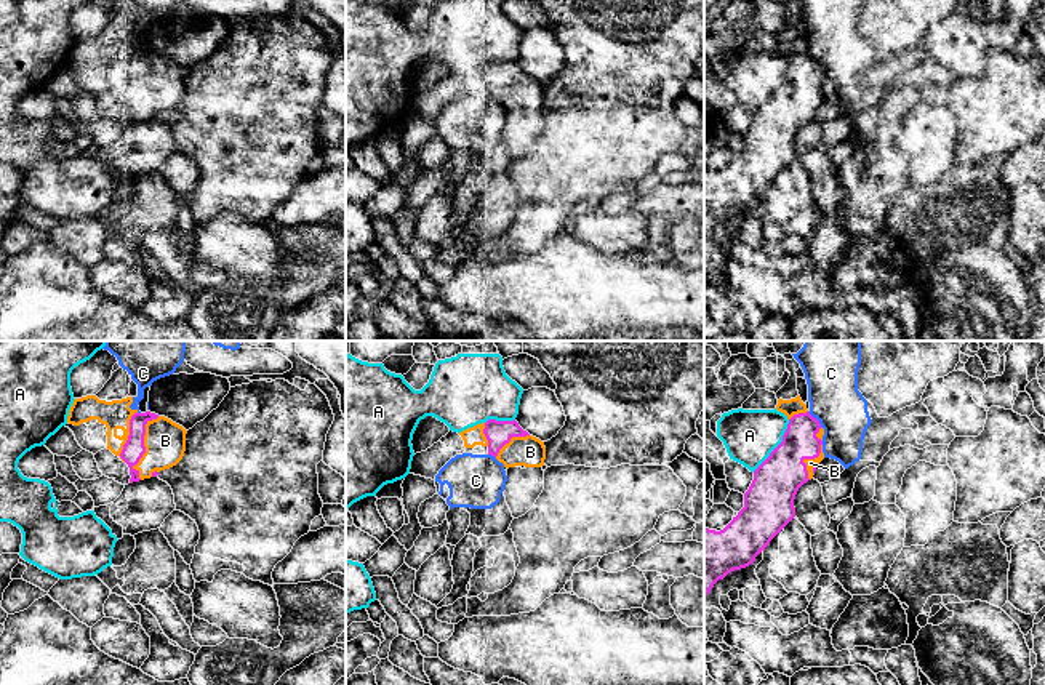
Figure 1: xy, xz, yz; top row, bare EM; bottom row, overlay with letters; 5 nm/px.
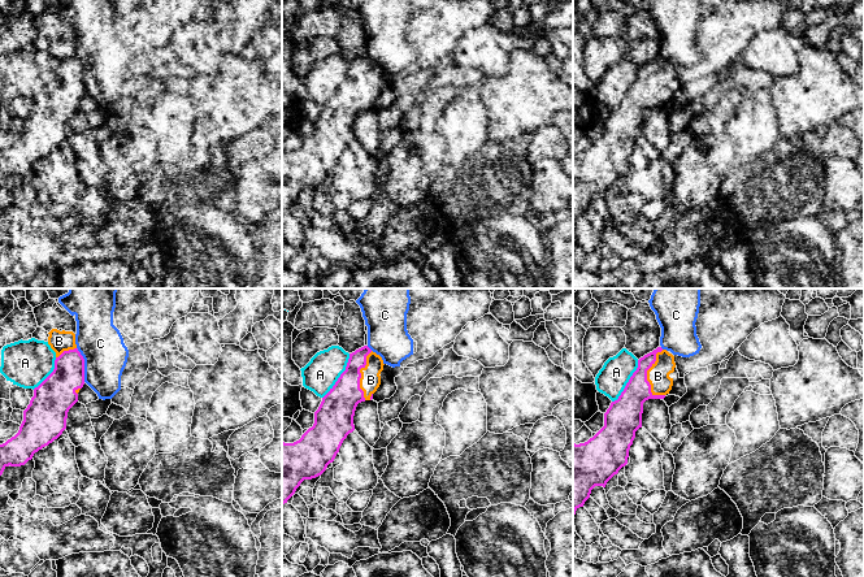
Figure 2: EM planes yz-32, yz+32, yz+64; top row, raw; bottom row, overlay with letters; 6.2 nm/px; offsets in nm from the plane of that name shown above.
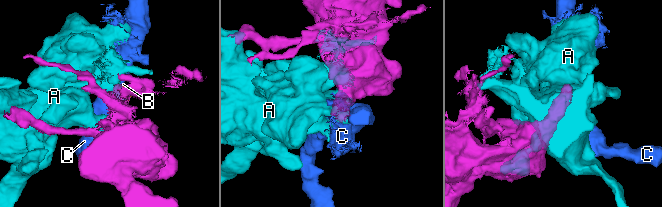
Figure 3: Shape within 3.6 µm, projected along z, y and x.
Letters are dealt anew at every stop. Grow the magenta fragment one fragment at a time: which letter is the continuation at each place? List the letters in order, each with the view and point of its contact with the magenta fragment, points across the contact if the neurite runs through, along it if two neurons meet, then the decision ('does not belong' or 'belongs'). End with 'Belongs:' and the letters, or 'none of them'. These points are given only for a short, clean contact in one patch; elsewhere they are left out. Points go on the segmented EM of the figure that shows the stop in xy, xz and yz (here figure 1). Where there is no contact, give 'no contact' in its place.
A: contact yz (778, 445); does not belong
B: contact xy (143, 445); belongs
C: contact yz (815, 418); does not belong
Belongs: B

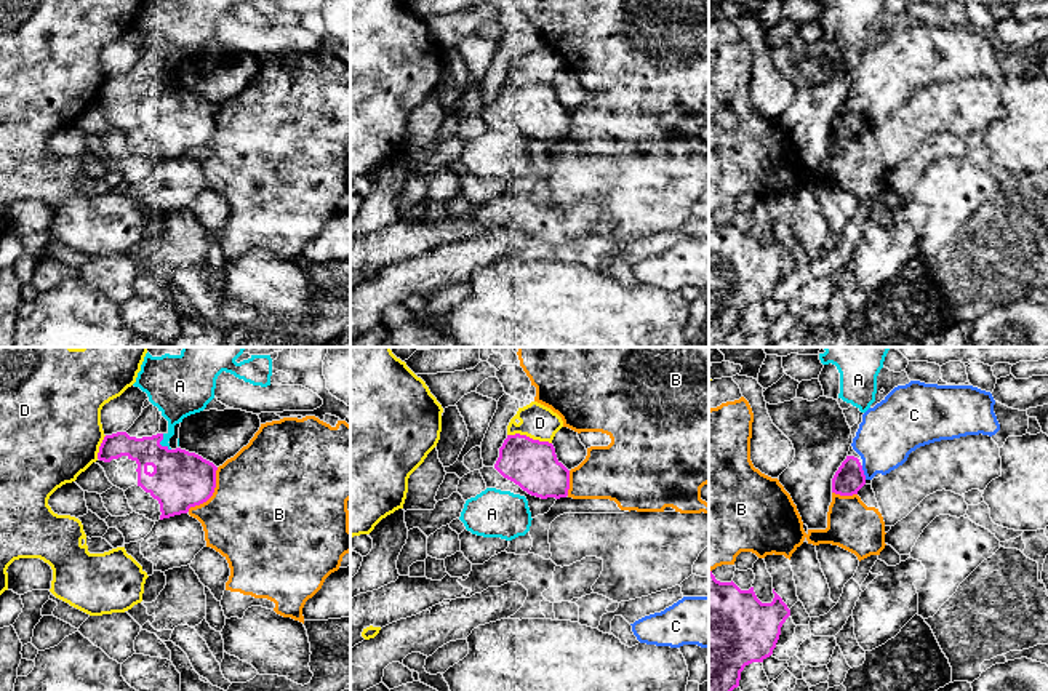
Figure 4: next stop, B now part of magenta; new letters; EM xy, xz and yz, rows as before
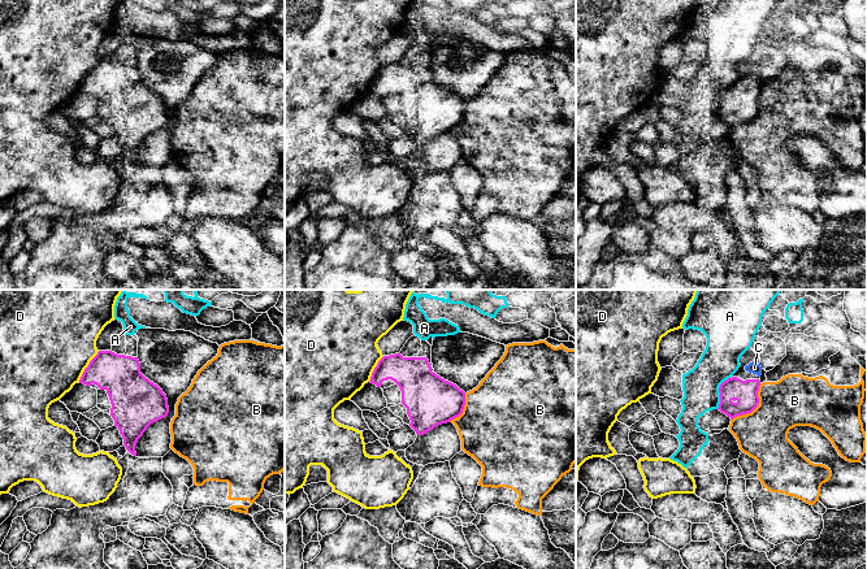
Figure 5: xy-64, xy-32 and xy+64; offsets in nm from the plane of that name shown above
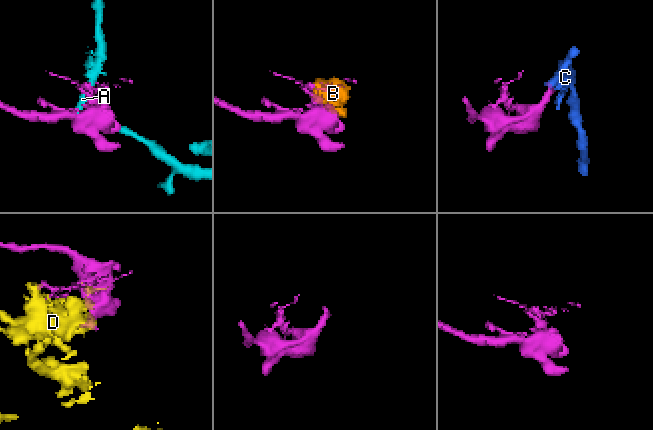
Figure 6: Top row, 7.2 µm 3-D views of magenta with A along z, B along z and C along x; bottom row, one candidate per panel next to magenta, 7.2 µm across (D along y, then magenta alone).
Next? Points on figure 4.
A: contact xy (159, 443); does not belong
B: contact xy (213, 491); does not belong
C: contact yz (863, 472); way yz (850, 477), (863, 472), (880, 455), (890, 431); belongs
D: contact xz (528, 437); does not belong
Belongs: C

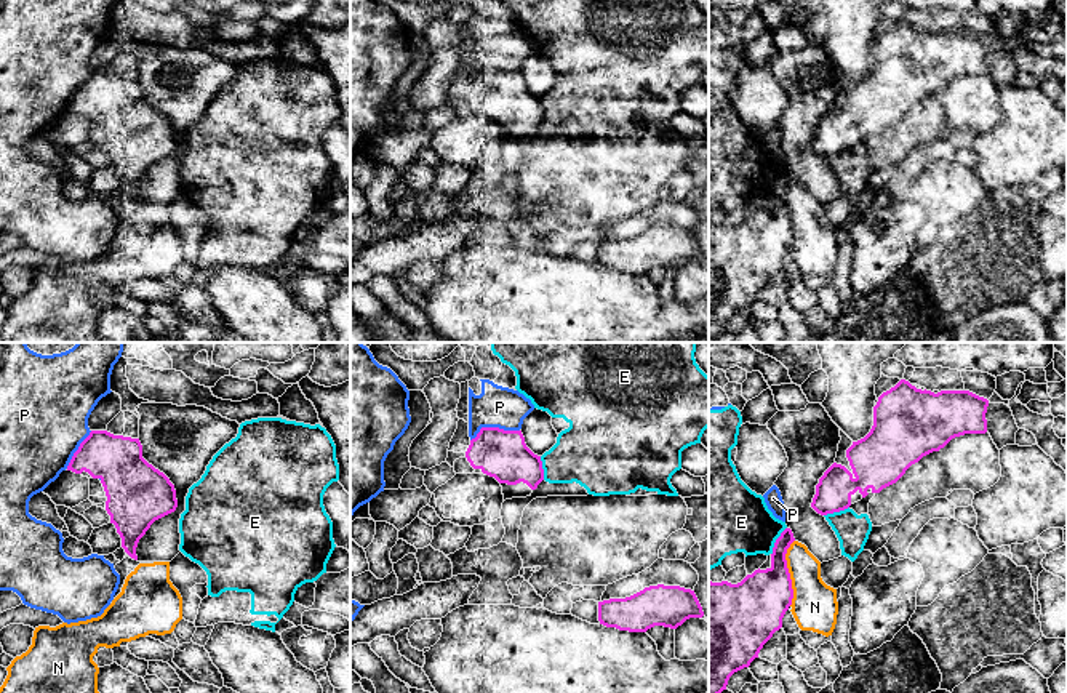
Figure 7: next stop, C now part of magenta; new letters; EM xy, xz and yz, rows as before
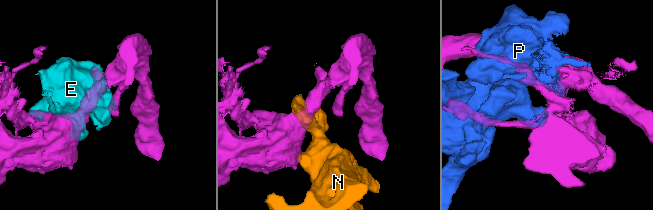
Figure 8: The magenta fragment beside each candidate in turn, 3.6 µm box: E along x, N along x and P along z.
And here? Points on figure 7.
E: contact yz (776, 541); does not belong
N: contact yz (789, 573); border yz (794, 540), (786, 554), (792, 589), (792, 602), (789, 605); does not belong
P: contact xz (493, 428); does not belong
Belongs: none of them

